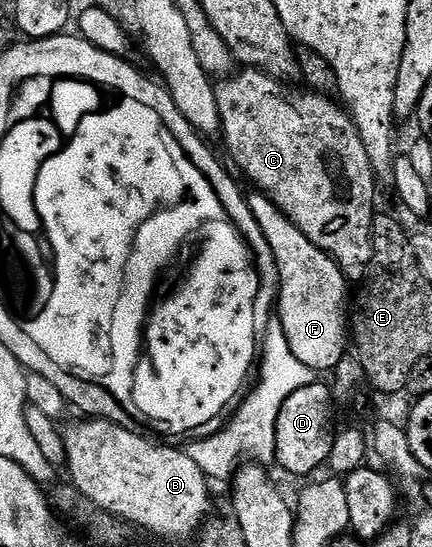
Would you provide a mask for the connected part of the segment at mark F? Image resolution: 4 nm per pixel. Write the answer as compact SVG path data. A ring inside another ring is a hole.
M259 190L247 193L250 210L254 214L266 240L275 256L275 273L280 278L280 292L278 294L278 318L283 324L283 332L290 342L290 348L297 355L303 365L310 366L313 372L331 373L345 358L350 348L350 292L349 281L341 268L332 259L318 248L296 226L292 220L286 218L267 195Z

